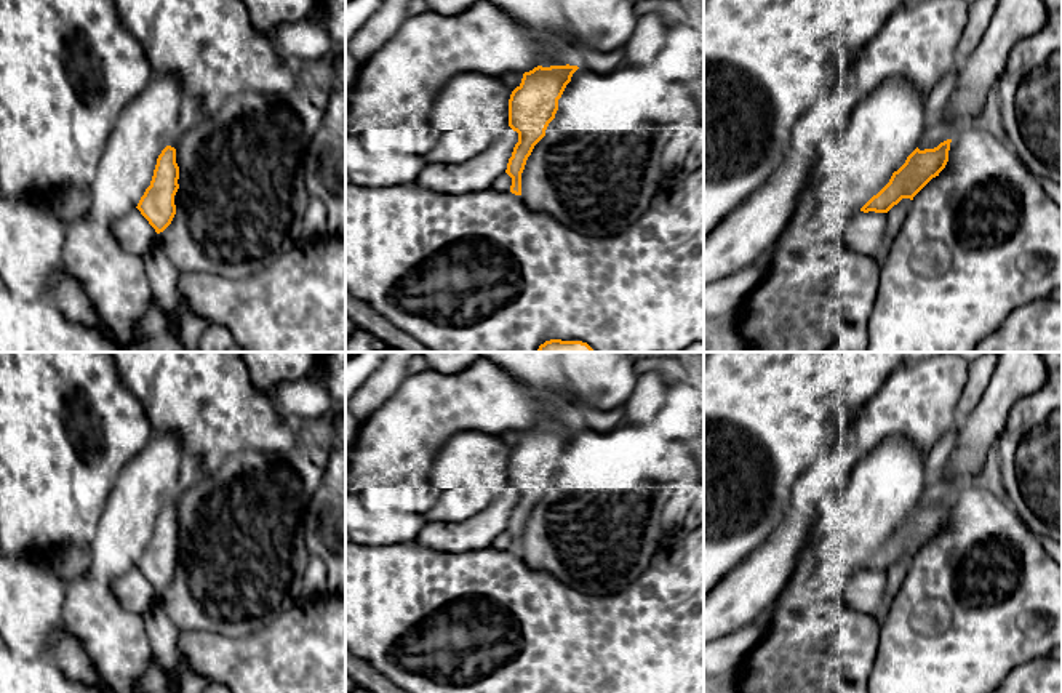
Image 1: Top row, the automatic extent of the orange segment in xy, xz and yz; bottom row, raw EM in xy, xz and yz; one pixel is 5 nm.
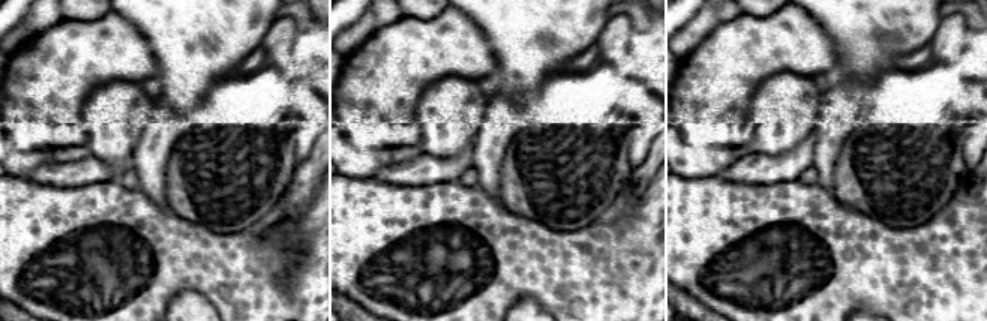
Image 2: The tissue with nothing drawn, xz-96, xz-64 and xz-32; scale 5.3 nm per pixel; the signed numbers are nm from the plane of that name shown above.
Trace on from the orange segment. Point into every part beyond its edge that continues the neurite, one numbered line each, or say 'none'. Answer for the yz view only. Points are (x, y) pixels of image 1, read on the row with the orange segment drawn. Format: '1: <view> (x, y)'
1: yz (864, 234)

